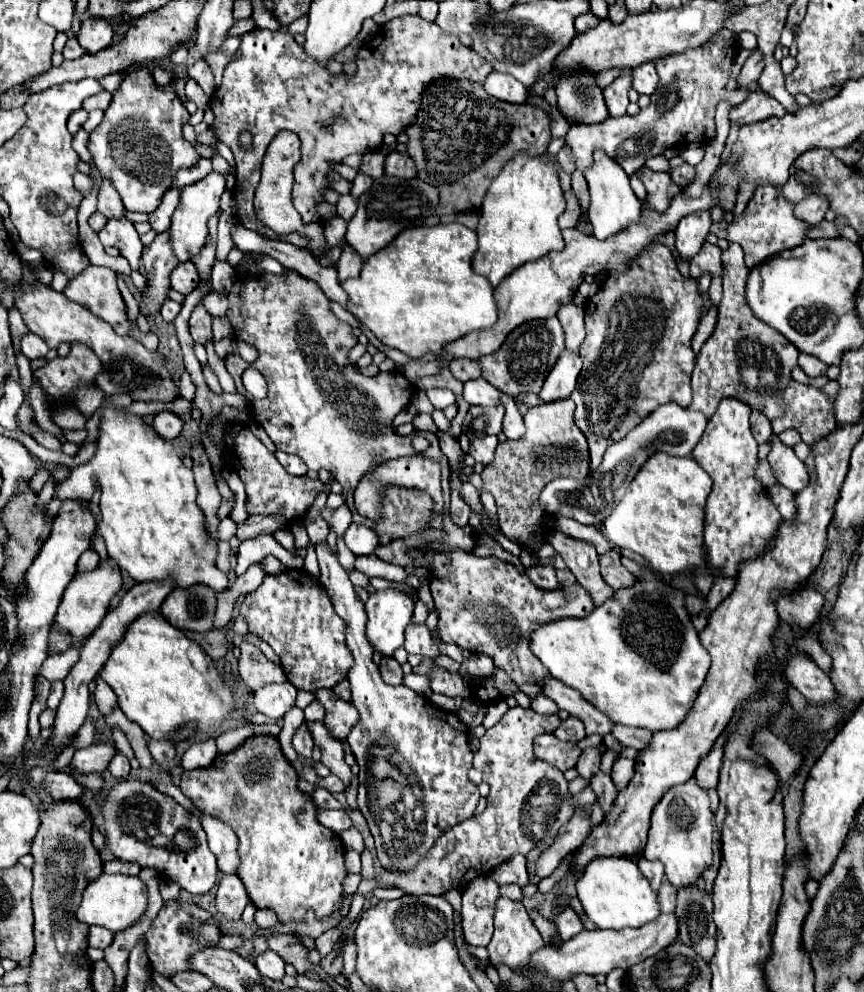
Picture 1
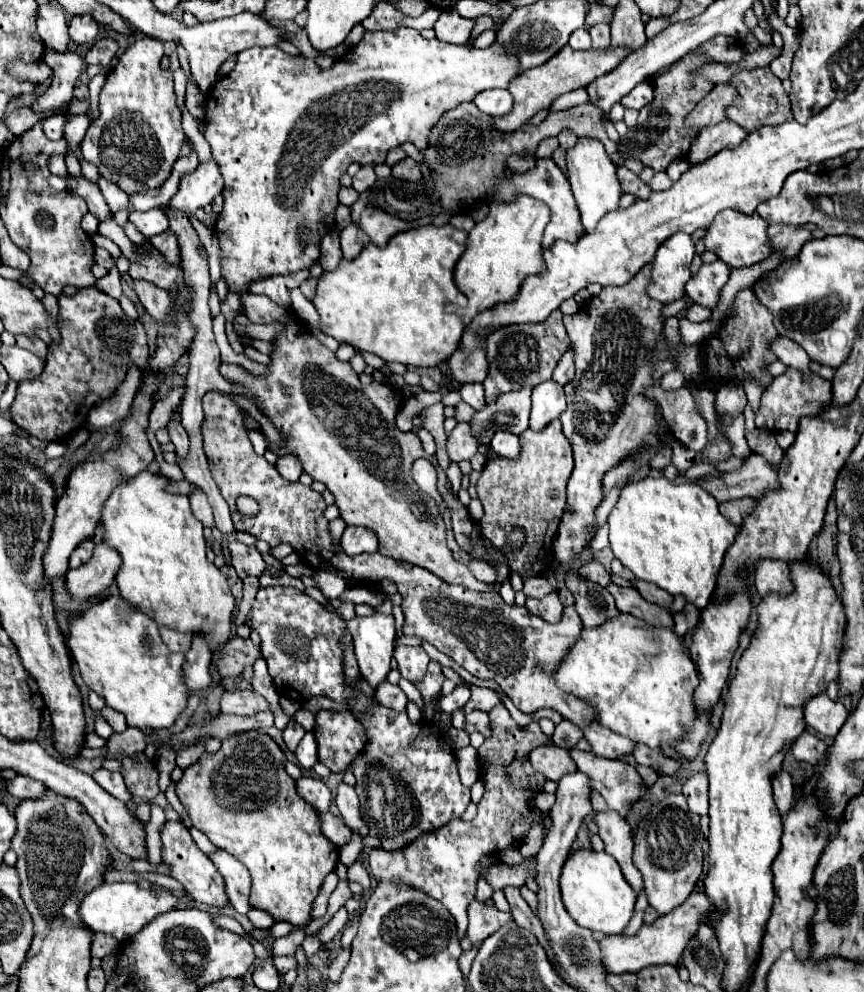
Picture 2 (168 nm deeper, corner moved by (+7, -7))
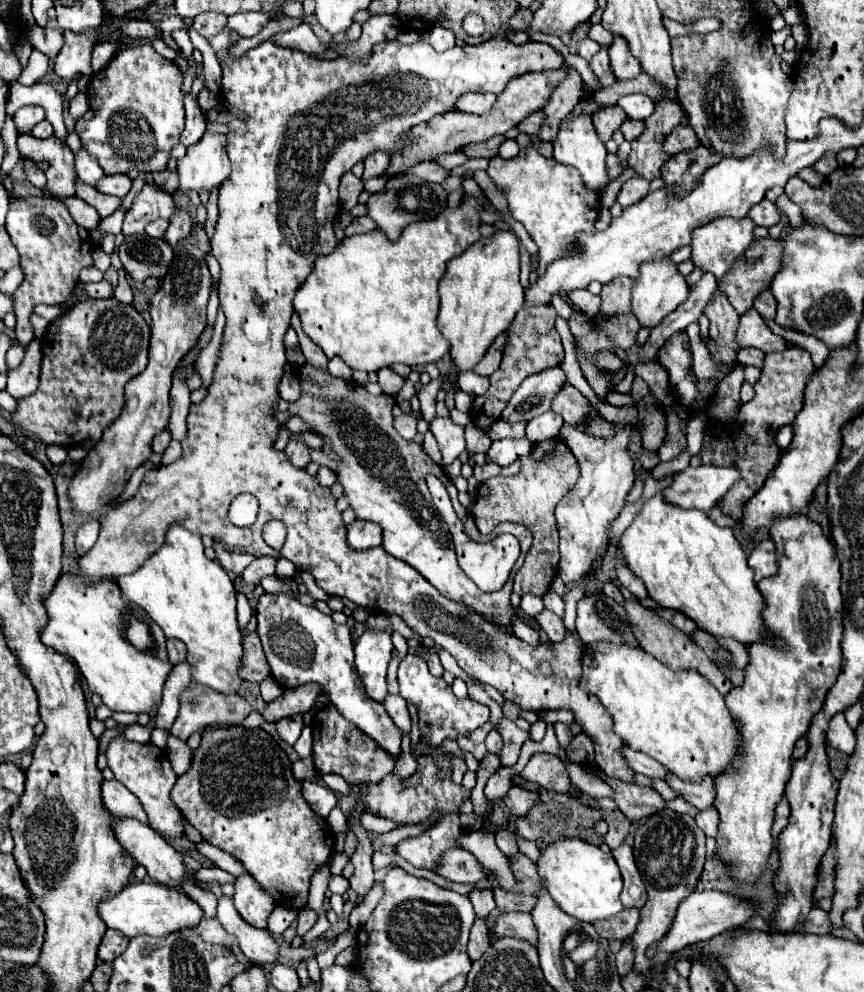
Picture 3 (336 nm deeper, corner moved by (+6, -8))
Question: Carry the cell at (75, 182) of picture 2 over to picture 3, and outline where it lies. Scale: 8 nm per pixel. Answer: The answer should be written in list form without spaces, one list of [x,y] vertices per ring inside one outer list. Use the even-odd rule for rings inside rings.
[[[18,136],[18,150],[22,156],[30,160],[48,160],[50,168],[46,172],[50,192],[58,196],[74,196],[76,194],[76,168],[74,154],[56,136],[48,140],[38,140],[34,136]]]

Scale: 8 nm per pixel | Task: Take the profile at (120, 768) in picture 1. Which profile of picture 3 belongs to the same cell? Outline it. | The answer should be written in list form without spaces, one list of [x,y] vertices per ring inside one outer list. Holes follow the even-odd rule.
[[[118,780],[102,782],[102,802],[110,812],[114,812],[116,818],[132,816],[132,818],[148,824],[148,816],[142,808],[140,800],[132,792],[128,792],[128,788],[124,784],[120,784]]]

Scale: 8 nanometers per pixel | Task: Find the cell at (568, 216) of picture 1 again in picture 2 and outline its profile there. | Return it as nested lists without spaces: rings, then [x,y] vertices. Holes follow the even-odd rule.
[[[551,157],[547,159],[537,159],[535,169],[529,169],[525,175],[519,173],[511,173],[511,175],[503,175],[503,179],[499,183],[495,183],[495,197],[503,199],[505,203],[515,199],[515,195],[531,195],[543,203],[547,203],[549,211],[551,211],[551,219],[547,223],[545,235],[543,235],[543,247],[551,247],[551,243],[565,239],[565,241],[577,241],[585,231],[583,231],[583,223],[579,223],[579,209],[575,203],[575,197],[571,193],[569,181],[563,175],[563,171],[555,165],[555,161]]]

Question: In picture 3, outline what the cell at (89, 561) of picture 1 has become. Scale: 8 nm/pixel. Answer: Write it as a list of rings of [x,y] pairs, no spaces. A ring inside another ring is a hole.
[[[96,518],[86,520],[78,528],[78,534],[76,534],[76,554],[78,556],[84,556],[96,544],[98,534],[100,534],[100,522]]]

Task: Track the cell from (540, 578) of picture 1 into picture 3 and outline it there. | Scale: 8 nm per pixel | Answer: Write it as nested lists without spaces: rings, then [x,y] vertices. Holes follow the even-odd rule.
[[[542,610],[538,616],[536,616],[536,622],[540,624],[540,628],[548,634],[548,638],[552,642],[560,642],[564,640],[564,634],[566,634],[566,628],[564,628],[564,620],[560,616],[556,616],[554,612],[550,610]]]

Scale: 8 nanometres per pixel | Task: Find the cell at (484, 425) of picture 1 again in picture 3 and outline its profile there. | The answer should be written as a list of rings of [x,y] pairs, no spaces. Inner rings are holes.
[[[560,366],[548,368],[546,372],[532,374],[518,386],[518,390],[508,400],[502,412],[502,420],[512,422],[512,424],[528,422],[540,416],[542,412],[550,410],[552,398],[556,396],[556,392],[560,390],[564,382],[566,382],[566,376]]]

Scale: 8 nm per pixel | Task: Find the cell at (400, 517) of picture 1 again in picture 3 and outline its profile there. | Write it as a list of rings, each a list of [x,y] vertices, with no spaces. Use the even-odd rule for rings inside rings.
[[[304,364],[298,370],[302,396],[288,406],[290,416],[302,418],[314,432],[324,440],[322,452],[326,452],[336,464],[336,478],[344,488],[344,496],[350,502],[358,520],[376,522],[382,526],[382,548],[416,568],[434,588],[438,588],[446,598],[456,602],[464,602],[482,616],[488,616],[494,624],[500,624],[510,630],[510,616],[514,612],[510,604],[510,590],[515,572],[521,567],[524,557],[533,542],[531,532],[522,524],[504,522],[497,525],[489,535],[478,532],[472,514],[458,502],[458,490],[452,480],[446,476],[444,468],[440,468],[420,444],[414,440],[404,440],[394,428],[394,398],[380,394],[372,396],[362,384],[352,380],[336,378],[328,370],[318,370],[312,364]],[[426,474],[434,474],[446,486],[452,504],[456,508],[458,518],[462,518],[466,534],[478,542],[490,542],[502,533],[514,535],[521,543],[521,556],[518,565],[511,572],[504,590],[484,594],[458,566],[452,536],[448,526],[442,522],[436,512],[430,492],[426,488]]]

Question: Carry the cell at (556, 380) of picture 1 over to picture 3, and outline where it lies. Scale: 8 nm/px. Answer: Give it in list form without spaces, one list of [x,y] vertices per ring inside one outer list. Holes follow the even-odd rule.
[[[548,410],[536,418],[532,418],[528,424],[526,424],[526,438],[536,444],[540,440],[546,440],[546,438],[556,438],[560,428],[562,428],[564,420],[560,414]]]

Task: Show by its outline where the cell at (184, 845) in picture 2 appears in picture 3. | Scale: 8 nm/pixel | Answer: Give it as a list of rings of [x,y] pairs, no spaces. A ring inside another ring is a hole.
[[[222,896],[218,900],[218,920],[220,924],[232,932],[240,940],[242,952],[254,962],[254,964],[272,964],[278,956],[278,944],[270,936],[268,930],[258,930],[250,926],[234,908],[232,898]]]

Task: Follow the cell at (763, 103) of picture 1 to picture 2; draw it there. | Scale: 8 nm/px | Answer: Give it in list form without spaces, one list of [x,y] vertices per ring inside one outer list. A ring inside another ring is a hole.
[[[727,119],[713,127],[705,127],[693,139],[691,151],[687,153],[687,161],[691,165],[703,163],[705,159],[713,157],[715,153],[719,153],[723,149],[735,149],[745,137],[747,137],[747,131]]]

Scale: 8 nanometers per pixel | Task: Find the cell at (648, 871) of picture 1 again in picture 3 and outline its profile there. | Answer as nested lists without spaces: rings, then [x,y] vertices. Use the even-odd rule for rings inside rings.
[[[628,936],[624,942],[622,942],[622,948],[620,952],[616,954],[616,964],[618,964],[618,974],[624,976],[632,970],[634,966],[634,946],[632,946],[632,936]]]

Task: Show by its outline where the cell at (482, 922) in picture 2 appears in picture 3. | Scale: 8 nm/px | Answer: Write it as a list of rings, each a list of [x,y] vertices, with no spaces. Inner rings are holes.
[[[502,912],[496,918],[496,924],[492,926],[492,934],[496,934],[498,938],[502,936],[522,938],[532,944],[538,942],[538,934],[536,934],[530,914],[520,914],[520,912]]]

